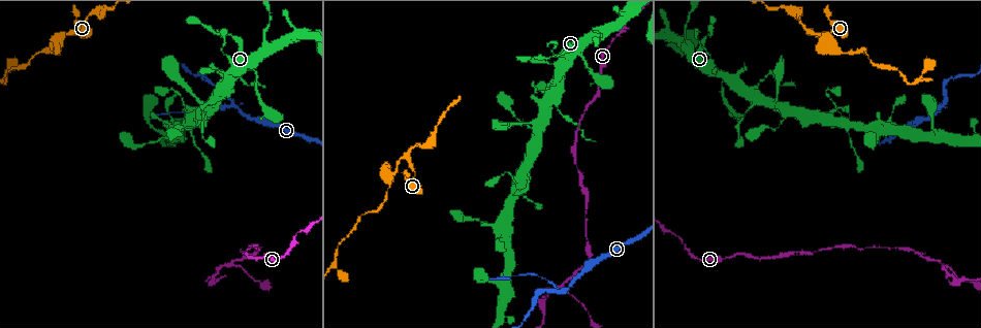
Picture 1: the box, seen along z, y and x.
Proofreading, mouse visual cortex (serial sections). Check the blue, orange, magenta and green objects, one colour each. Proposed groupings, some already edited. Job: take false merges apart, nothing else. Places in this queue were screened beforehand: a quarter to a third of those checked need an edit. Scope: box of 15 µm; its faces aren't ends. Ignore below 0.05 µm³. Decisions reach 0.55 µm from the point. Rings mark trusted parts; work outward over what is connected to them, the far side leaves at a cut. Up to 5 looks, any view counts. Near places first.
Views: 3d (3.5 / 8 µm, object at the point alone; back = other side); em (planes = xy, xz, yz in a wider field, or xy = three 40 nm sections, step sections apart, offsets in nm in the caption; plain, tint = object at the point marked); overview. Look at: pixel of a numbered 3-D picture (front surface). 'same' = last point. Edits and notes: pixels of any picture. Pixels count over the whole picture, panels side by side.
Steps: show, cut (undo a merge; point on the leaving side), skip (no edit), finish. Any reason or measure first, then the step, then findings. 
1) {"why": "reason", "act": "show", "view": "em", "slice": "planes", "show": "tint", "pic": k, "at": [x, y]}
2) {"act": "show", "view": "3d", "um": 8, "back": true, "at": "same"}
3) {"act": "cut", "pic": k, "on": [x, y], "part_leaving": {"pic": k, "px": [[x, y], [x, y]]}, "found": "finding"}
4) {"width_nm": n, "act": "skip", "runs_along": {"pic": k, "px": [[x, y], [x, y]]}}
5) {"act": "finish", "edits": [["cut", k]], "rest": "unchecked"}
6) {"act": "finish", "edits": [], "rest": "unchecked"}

{"why": "arms part here", "act": "show", "view": "3d", "um": 3.5, "pic": 1, "at": [944, 104]}

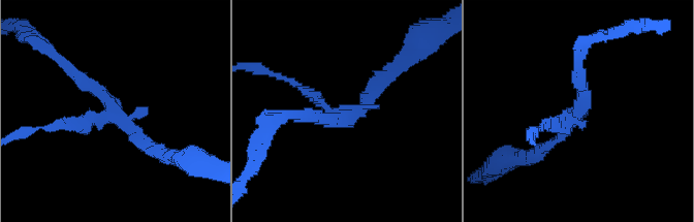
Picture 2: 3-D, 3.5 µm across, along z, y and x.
{"arms": 3, "arm_widths_nm": [150, 150, 200], "why": "need the tissue", "act": "show", "view": "em", "slice": "xy", "step": 3, "show": "tint", "pic": 2, "at": [579, 112]}

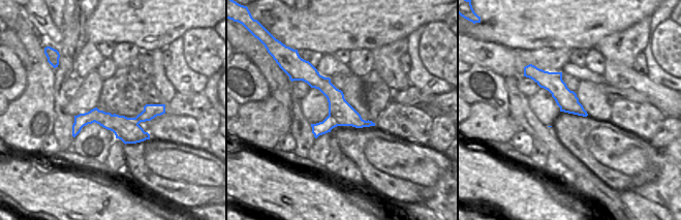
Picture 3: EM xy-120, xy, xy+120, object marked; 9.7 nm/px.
{"act": "cut", "pic": 2, "on": [305, 92], "found": "a second cell is stuck on"}

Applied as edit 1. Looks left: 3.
{"act": "show", "view": "overview"}

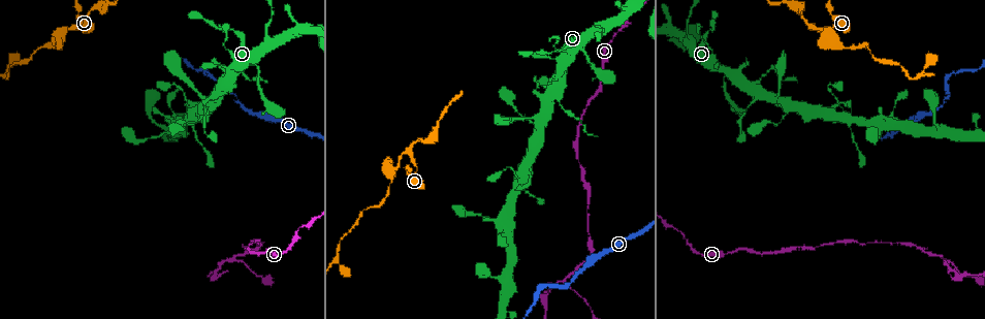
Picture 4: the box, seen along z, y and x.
{"why": "sharp bend", "act": "show", "view": "3d", "um": 3.5, "pic": 4, "at": [941, 256]}

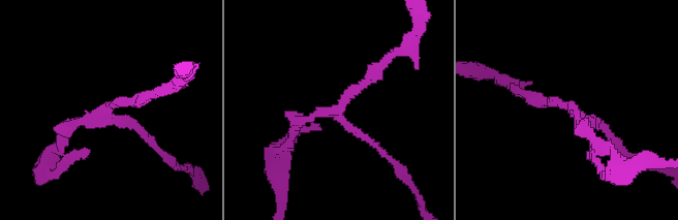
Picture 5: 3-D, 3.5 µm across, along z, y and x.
{"arms": 3, "arm_widths_nm": [150, 200, 200], "why": "now the EM", "act": "show", "view": "em", "slice": "xy", "step": 3, "show": "tint", "pic": 5, "at": [106, 111]}

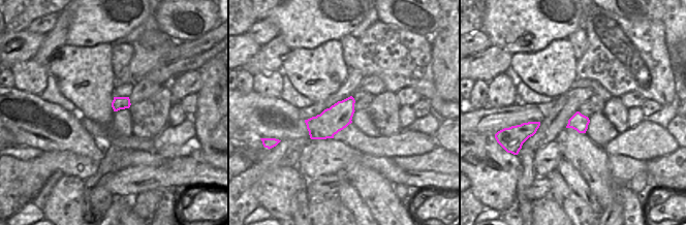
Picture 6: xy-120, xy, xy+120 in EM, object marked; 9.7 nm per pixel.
{"act": "skip", "runs_along": {"pic": 5, "px": [[382, 63], [341, 108], [297, 122], [290, 134]]}, "found": "all the same cell"}

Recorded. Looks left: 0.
{"act": "finish", "edits": [["cut", 2]], "rest": "unchecked"}

